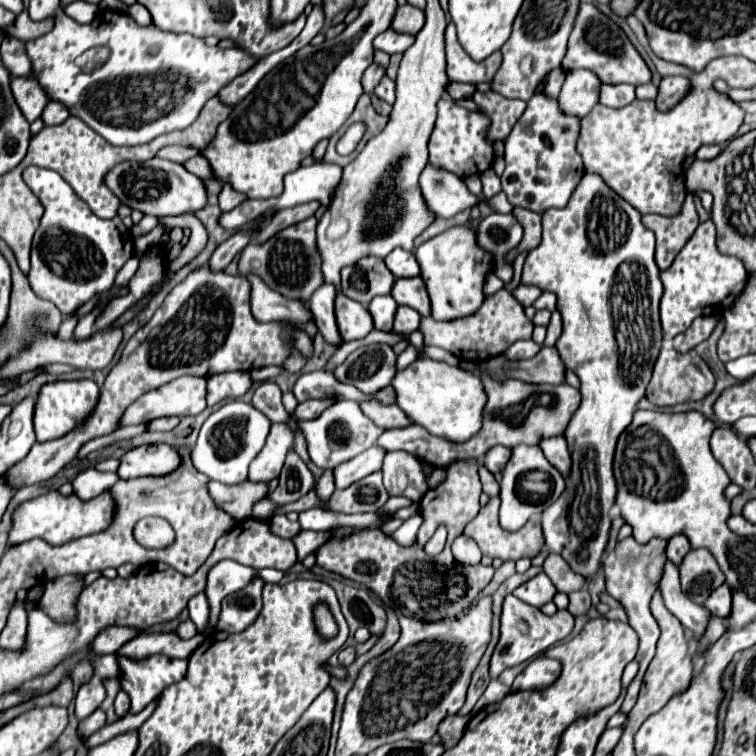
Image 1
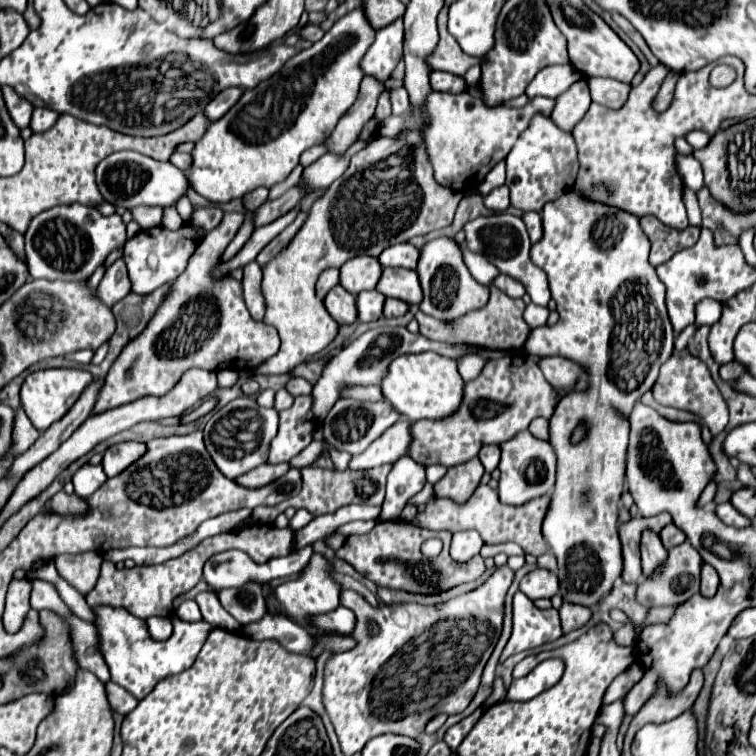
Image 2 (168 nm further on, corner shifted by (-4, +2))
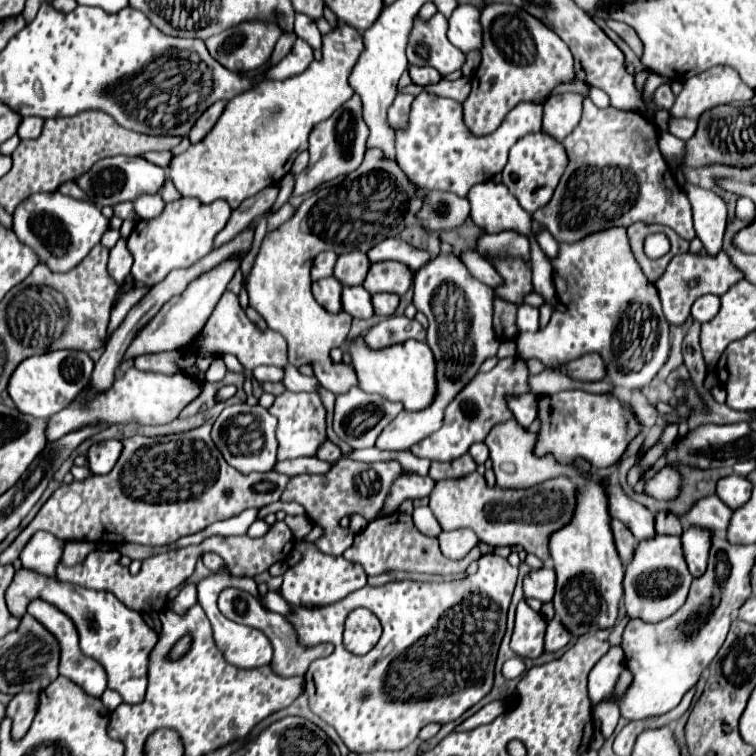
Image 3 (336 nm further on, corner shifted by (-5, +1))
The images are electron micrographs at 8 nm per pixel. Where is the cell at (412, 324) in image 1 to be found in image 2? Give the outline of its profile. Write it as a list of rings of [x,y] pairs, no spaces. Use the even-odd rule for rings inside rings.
[[[386,298],[384,302],[384,316],[392,318],[392,316],[402,316],[408,310],[408,304],[396,298]]]

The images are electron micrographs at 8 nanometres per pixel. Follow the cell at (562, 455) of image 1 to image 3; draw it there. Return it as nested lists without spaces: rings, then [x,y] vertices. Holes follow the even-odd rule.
[[[519,395],[519,397],[509,397],[507,399],[513,415],[515,415],[515,421],[521,425],[521,427],[529,427],[535,417],[537,417],[537,395]]]

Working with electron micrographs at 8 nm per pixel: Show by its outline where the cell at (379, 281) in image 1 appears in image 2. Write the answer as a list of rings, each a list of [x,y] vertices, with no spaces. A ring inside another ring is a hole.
[[[356,256],[350,262],[344,262],[340,268],[340,284],[350,292],[358,294],[362,290],[374,290],[382,266],[372,256]]]

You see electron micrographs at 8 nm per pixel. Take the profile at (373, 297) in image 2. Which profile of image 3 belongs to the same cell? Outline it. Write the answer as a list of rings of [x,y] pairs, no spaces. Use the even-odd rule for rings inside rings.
[[[343,287],[341,301],[343,301],[343,311],[347,311],[351,317],[357,319],[373,317],[371,293],[367,293],[363,287]]]

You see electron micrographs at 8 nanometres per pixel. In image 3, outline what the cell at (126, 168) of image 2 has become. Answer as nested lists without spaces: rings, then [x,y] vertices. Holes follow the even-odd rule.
[[[115,155],[115,157],[105,157],[101,161],[97,161],[89,173],[81,175],[77,185],[91,197],[91,201],[97,207],[105,207],[105,205],[119,205],[125,201],[135,201],[141,195],[155,195],[163,189],[165,185],[165,169],[161,169],[159,165],[143,159],[143,157],[127,157],[127,155]]]

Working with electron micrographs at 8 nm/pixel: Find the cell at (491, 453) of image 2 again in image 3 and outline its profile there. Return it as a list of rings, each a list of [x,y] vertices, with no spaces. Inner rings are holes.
[[[477,443],[469,449],[471,457],[477,461],[477,465],[483,465],[487,459],[489,459],[489,451],[487,451],[487,445],[485,443]]]

